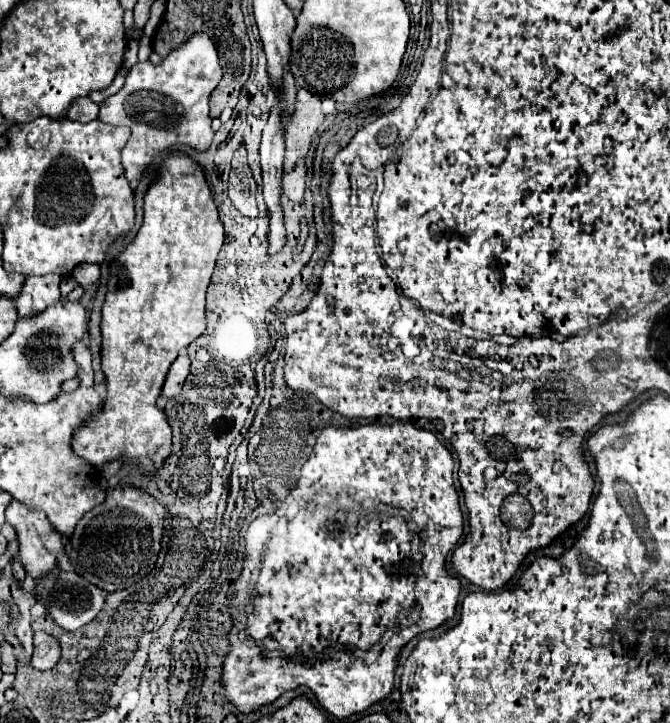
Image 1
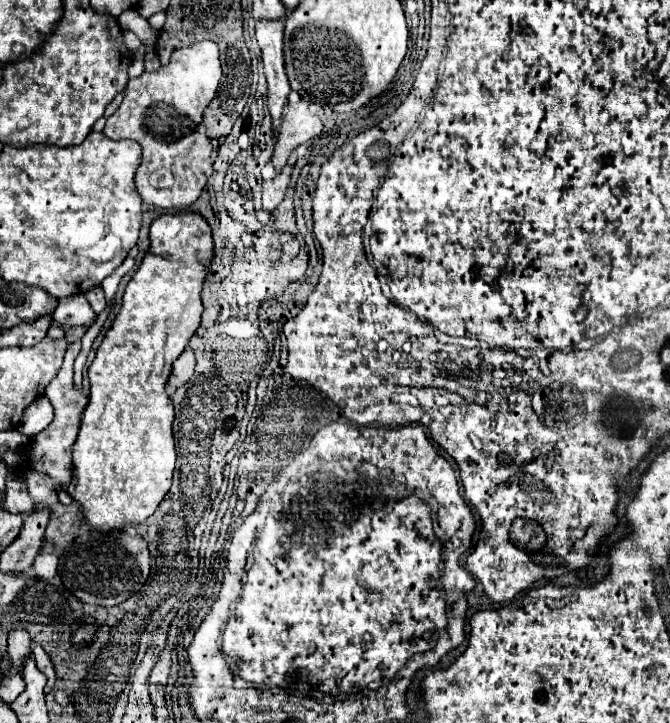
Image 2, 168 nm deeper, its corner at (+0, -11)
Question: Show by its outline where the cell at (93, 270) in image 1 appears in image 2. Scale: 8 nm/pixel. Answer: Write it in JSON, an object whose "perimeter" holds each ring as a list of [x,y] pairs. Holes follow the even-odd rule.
{"perimeter":[[[102,286],[90,288],[90,290],[86,292],[86,298],[88,298],[88,302],[90,302],[90,306],[92,306],[92,310],[94,310],[96,314],[100,314],[100,312],[104,310],[106,300],[104,300],[104,290],[102,290]]]}

